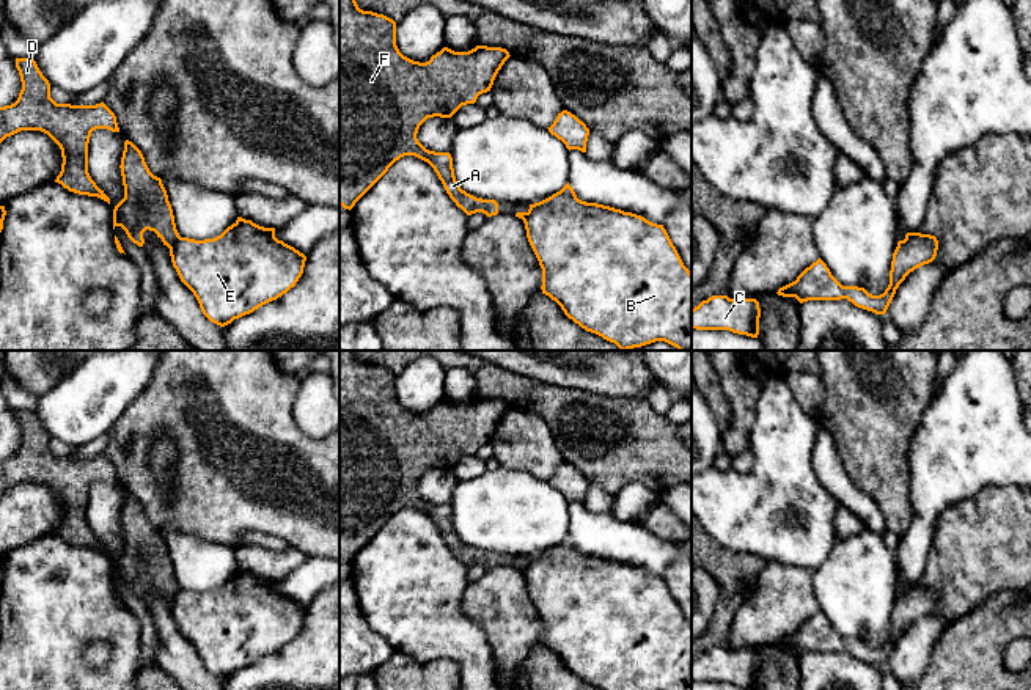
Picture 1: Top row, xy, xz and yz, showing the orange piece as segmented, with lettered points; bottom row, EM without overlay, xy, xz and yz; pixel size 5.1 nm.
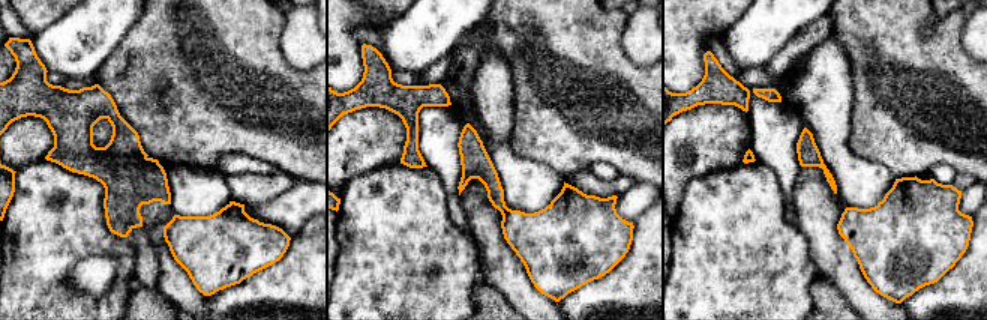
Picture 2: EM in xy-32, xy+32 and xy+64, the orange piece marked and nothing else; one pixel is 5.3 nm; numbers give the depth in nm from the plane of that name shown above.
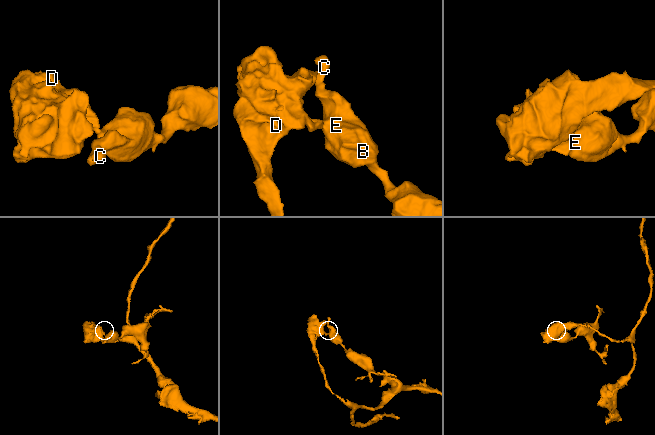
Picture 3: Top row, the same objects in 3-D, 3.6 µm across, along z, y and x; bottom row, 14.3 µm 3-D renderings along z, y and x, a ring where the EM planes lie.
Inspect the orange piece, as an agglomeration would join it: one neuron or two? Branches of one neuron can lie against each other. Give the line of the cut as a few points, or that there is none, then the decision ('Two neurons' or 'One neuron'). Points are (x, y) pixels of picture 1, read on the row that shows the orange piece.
Split along xy (179, 236), (170, 249). Two neurons

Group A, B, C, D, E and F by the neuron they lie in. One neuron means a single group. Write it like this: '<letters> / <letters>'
A D F / B C E

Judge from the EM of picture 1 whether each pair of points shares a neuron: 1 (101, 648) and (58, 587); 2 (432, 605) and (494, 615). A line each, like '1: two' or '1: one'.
1: two
2: two

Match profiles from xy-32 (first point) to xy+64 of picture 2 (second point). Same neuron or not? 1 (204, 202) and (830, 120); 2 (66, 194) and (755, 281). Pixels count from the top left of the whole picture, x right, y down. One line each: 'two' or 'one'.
1: one
2: one

